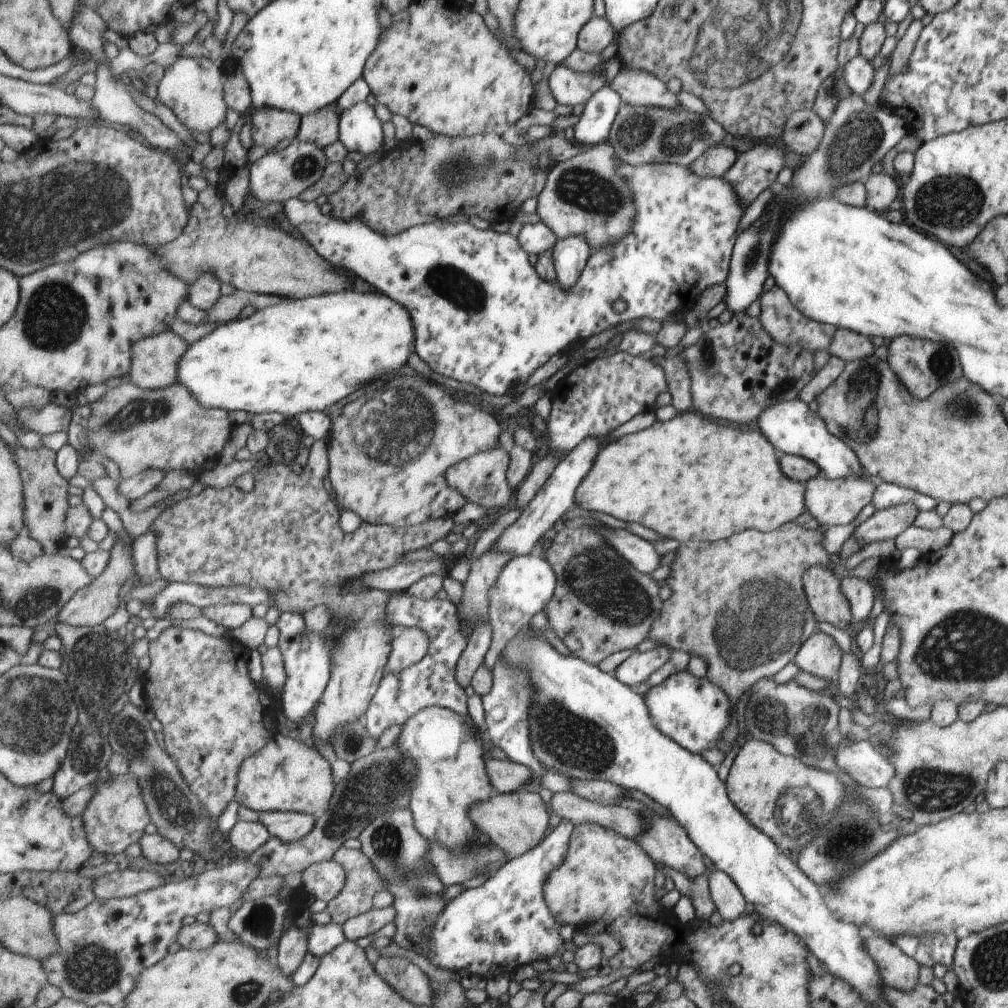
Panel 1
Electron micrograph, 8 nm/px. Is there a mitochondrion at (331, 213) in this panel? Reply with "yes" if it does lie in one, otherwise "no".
no

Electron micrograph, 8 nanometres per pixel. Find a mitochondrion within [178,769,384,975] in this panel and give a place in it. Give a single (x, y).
(260, 920)

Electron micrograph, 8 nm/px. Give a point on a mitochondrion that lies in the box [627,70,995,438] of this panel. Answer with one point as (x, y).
(948, 204)

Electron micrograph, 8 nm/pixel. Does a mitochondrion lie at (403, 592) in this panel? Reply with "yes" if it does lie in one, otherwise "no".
no

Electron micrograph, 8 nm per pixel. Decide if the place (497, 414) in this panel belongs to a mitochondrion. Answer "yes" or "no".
no

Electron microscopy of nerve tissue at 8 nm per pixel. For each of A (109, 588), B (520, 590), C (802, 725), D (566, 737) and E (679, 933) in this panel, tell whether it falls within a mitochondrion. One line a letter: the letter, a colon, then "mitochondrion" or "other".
A: other
B: other
C: mitochondrion
D: mitochondrion
E: other

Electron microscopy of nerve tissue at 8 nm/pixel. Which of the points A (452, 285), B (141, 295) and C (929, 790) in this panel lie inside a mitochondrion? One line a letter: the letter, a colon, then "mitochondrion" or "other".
A: mitochondrion
B: other
C: mitochondrion

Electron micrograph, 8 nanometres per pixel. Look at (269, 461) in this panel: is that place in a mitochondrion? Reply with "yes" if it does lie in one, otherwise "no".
no

